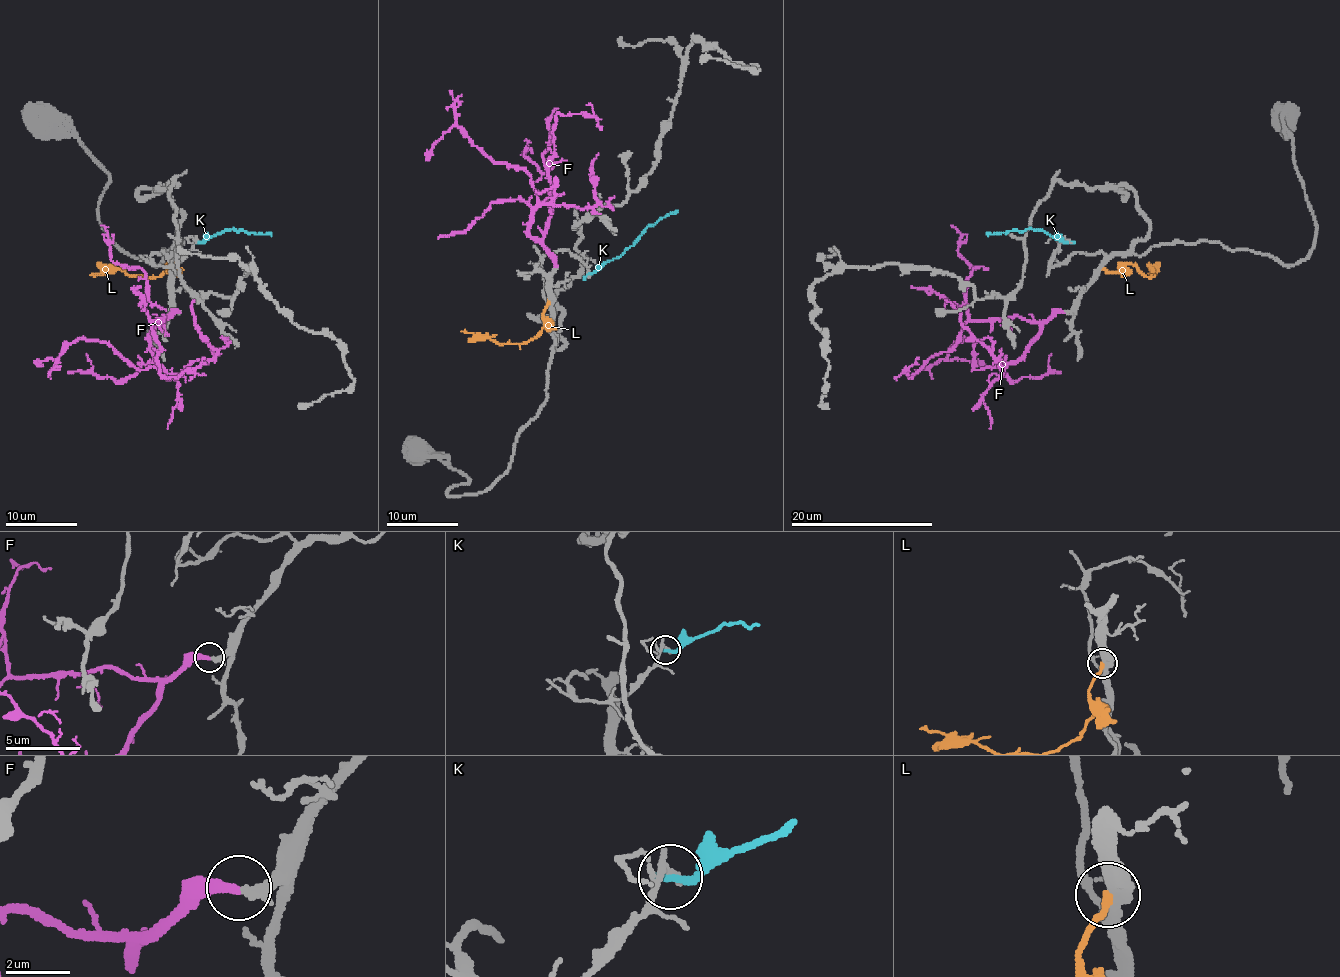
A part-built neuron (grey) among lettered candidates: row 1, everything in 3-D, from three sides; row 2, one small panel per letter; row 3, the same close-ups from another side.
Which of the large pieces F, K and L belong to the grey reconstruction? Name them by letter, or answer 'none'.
F

